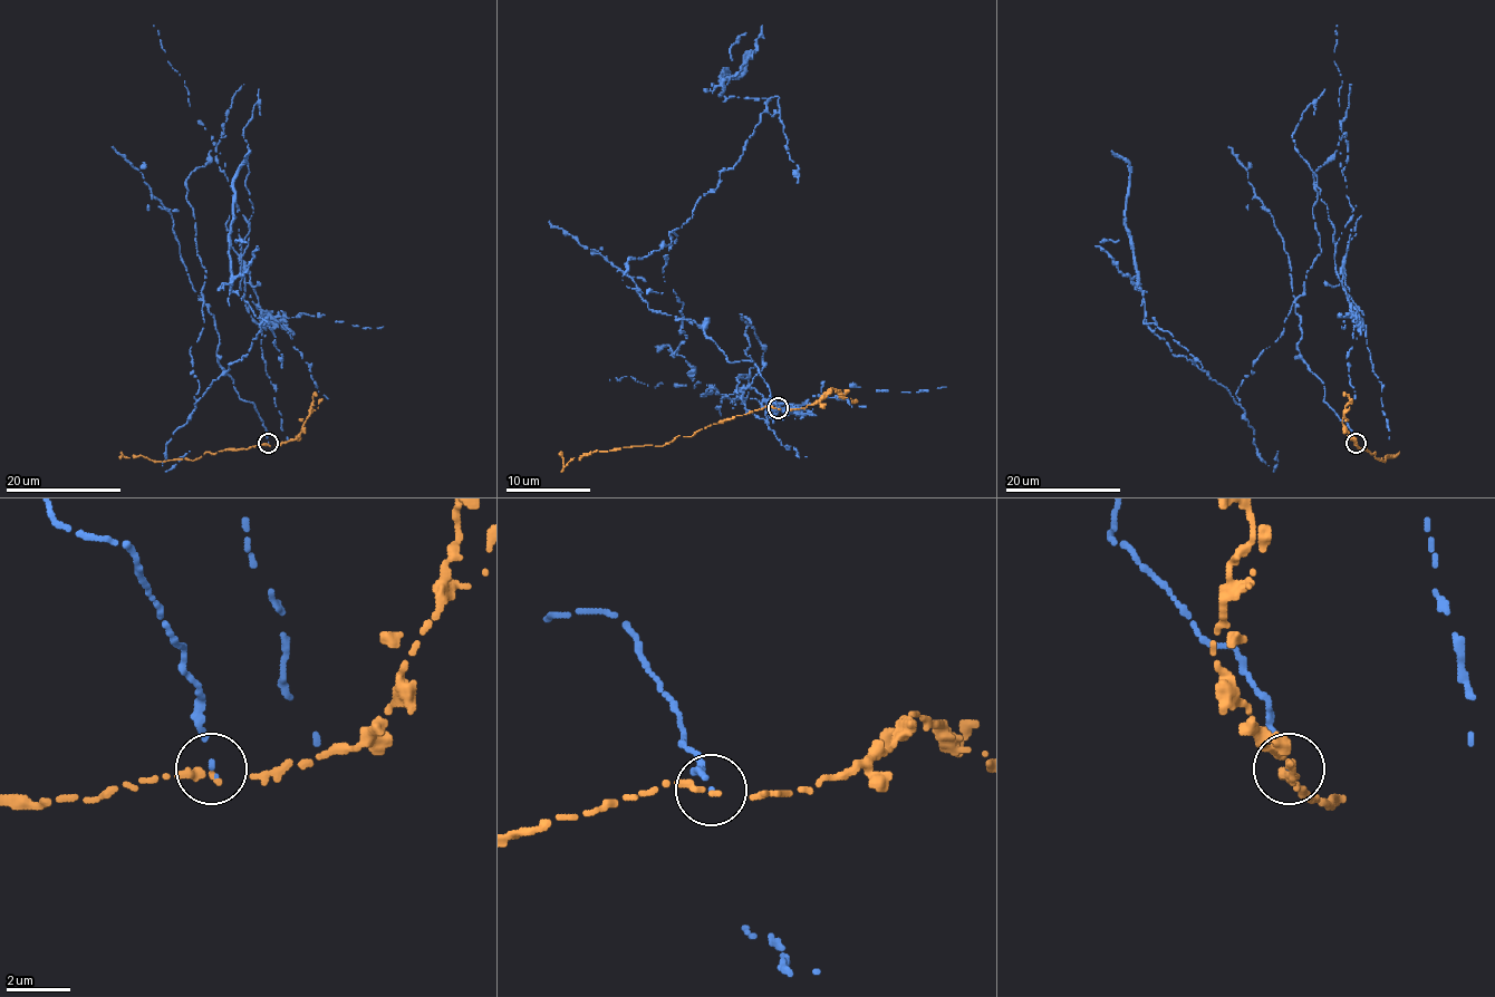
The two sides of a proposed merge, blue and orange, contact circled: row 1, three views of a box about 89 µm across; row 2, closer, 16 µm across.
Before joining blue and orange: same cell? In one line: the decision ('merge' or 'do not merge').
do not merge

